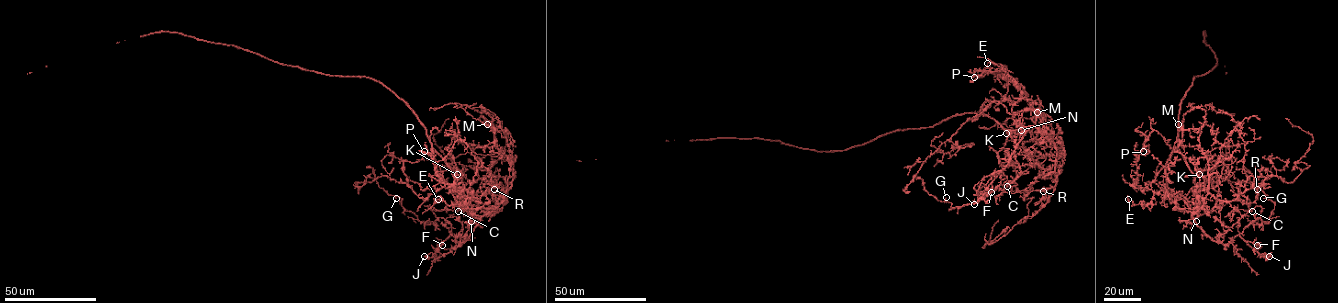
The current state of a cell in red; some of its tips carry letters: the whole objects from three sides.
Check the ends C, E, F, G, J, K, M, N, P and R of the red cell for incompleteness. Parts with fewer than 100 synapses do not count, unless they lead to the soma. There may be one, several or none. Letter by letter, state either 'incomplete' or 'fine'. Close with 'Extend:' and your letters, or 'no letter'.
C: fine
E: fine
F: fine
G: fine
J: fine
K: fine
M: incomplete
N: fine
P: fine
R: fine
Extend: M

